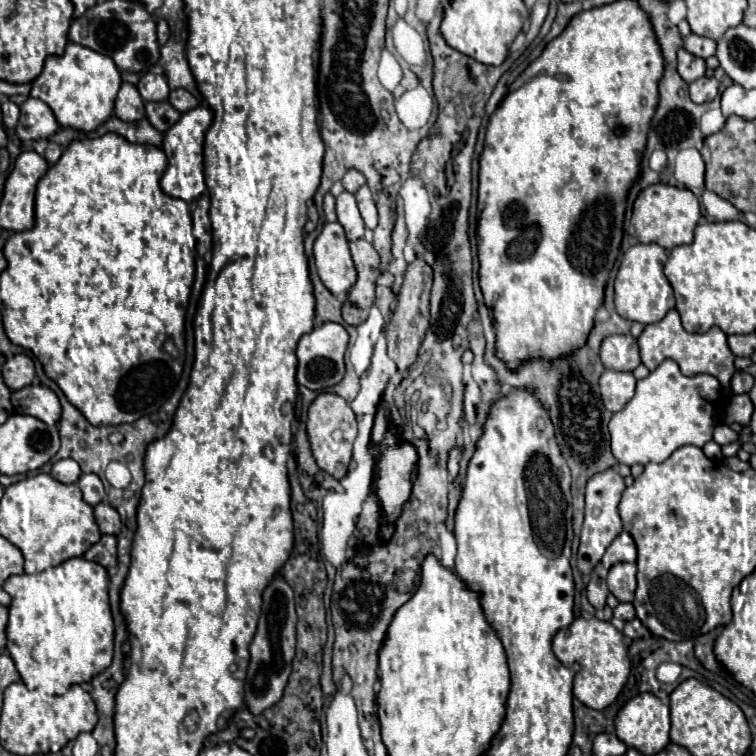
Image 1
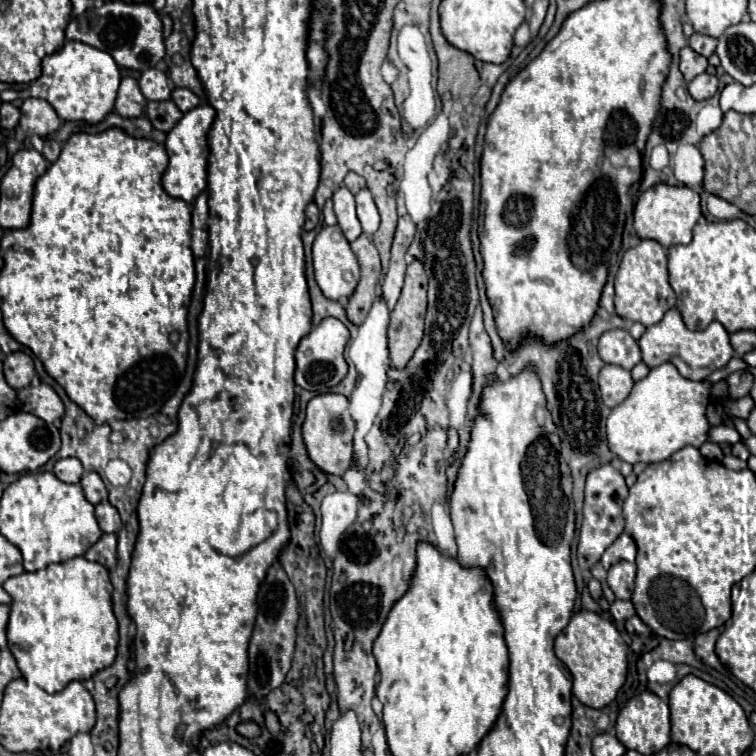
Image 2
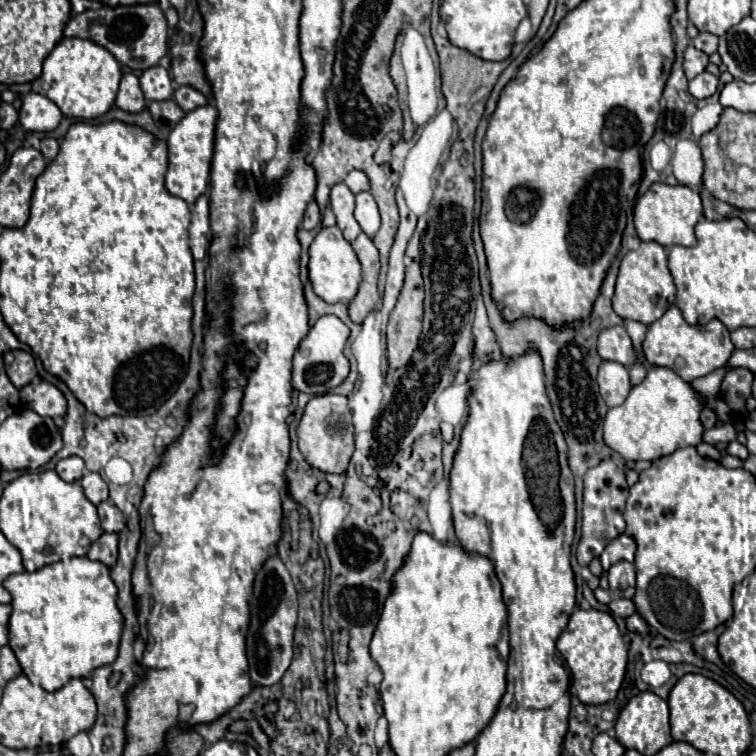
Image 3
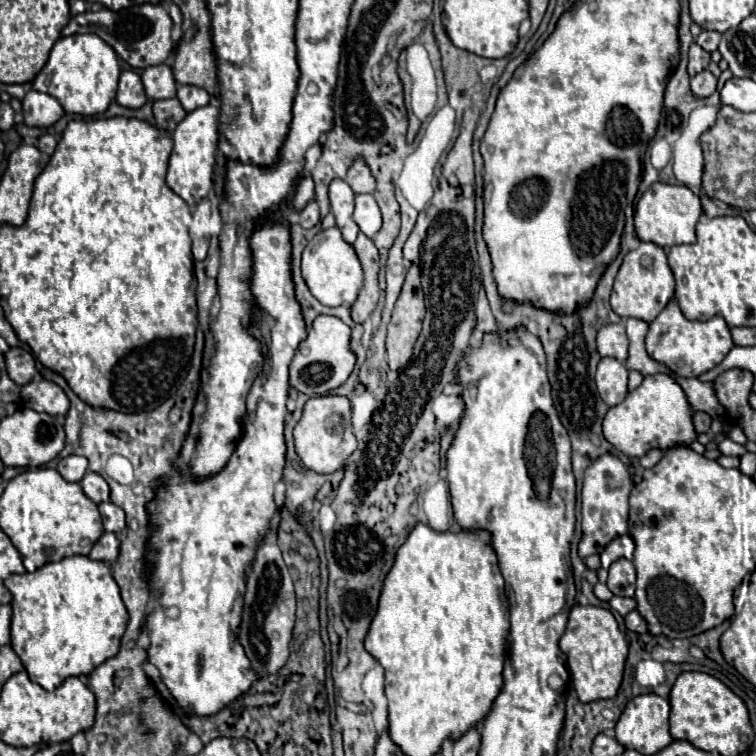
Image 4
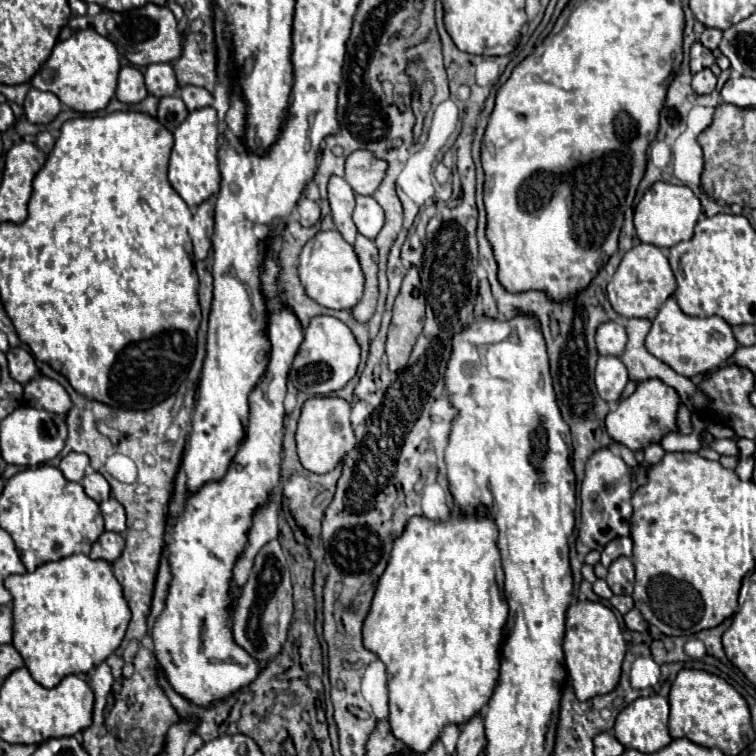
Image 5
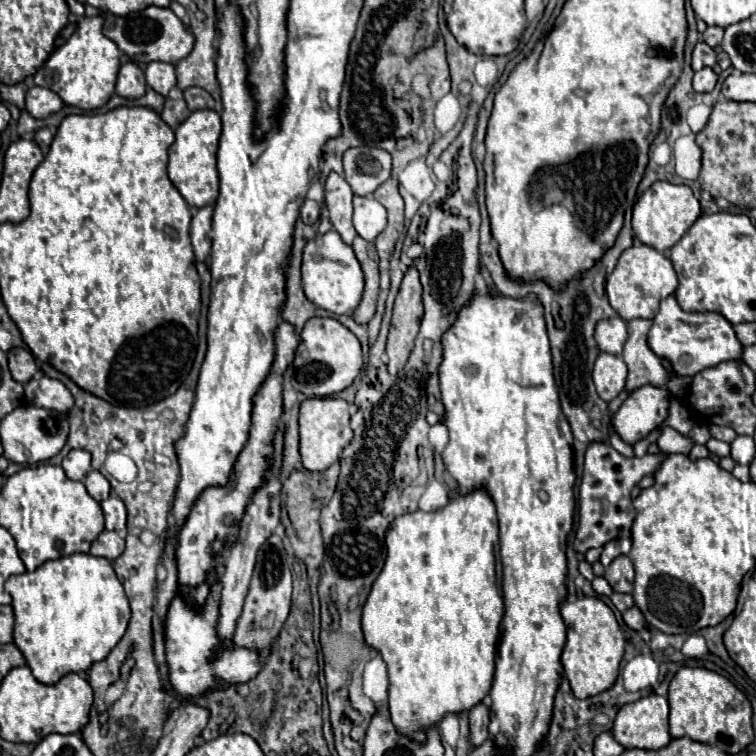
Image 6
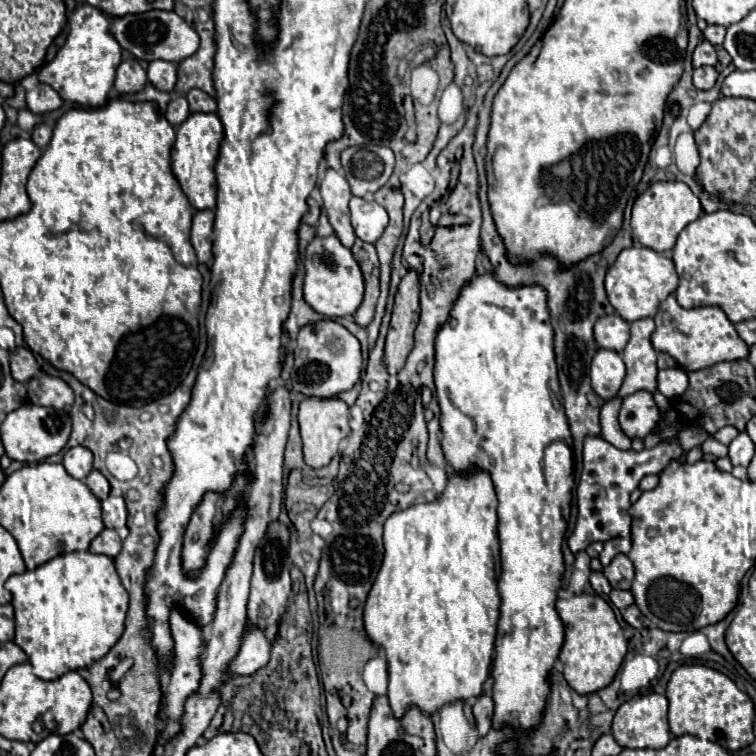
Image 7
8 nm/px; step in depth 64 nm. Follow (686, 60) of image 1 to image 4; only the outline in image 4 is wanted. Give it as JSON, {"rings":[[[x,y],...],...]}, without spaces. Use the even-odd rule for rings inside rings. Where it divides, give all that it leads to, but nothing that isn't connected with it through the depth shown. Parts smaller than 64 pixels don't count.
{"rings":[[[696,42],[690,44],[690,52],[688,52],[688,74],[696,76],[698,72],[702,72],[710,62],[710,54],[706,50],[702,50]]]}

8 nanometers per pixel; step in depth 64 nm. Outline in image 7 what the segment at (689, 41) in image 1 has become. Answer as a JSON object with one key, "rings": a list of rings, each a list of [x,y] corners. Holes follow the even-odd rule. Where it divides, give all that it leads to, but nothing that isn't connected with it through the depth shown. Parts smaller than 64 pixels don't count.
{"rings":[[[708,26],[704,30],[704,38],[712,44],[712,46],[718,46],[724,42],[724,34],[726,34],[726,28],[724,26]]]}

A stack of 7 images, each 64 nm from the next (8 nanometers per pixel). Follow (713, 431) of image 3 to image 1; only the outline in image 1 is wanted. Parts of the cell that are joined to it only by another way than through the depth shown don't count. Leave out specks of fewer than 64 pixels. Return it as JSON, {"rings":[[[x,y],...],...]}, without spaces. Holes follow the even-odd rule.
{"rings":[[[726,424],[716,426],[716,430],[714,430],[714,442],[716,442],[716,444],[726,446],[726,444],[736,442],[736,440],[738,440],[738,434],[736,434],[730,426],[726,426]]]}

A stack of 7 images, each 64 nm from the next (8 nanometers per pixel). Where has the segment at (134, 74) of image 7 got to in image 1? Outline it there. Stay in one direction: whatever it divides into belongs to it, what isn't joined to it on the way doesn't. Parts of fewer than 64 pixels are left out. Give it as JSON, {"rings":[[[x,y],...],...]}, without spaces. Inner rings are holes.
{"rings":[[[122,84],[116,98],[114,114],[124,122],[136,122],[144,118],[144,100],[132,84]]]}

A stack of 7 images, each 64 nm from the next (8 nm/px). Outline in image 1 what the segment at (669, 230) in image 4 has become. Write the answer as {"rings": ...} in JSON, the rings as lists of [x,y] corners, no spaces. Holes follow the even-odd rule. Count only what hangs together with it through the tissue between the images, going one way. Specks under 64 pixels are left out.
{"rings":[[[652,184],[644,188],[632,208],[631,222],[636,228],[636,238],[642,244],[660,244],[666,250],[672,250],[676,246],[692,244],[694,240],[694,228],[702,216],[700,202],[698,198],[686,190],[686,188],[676,188],[668,184]]]}

